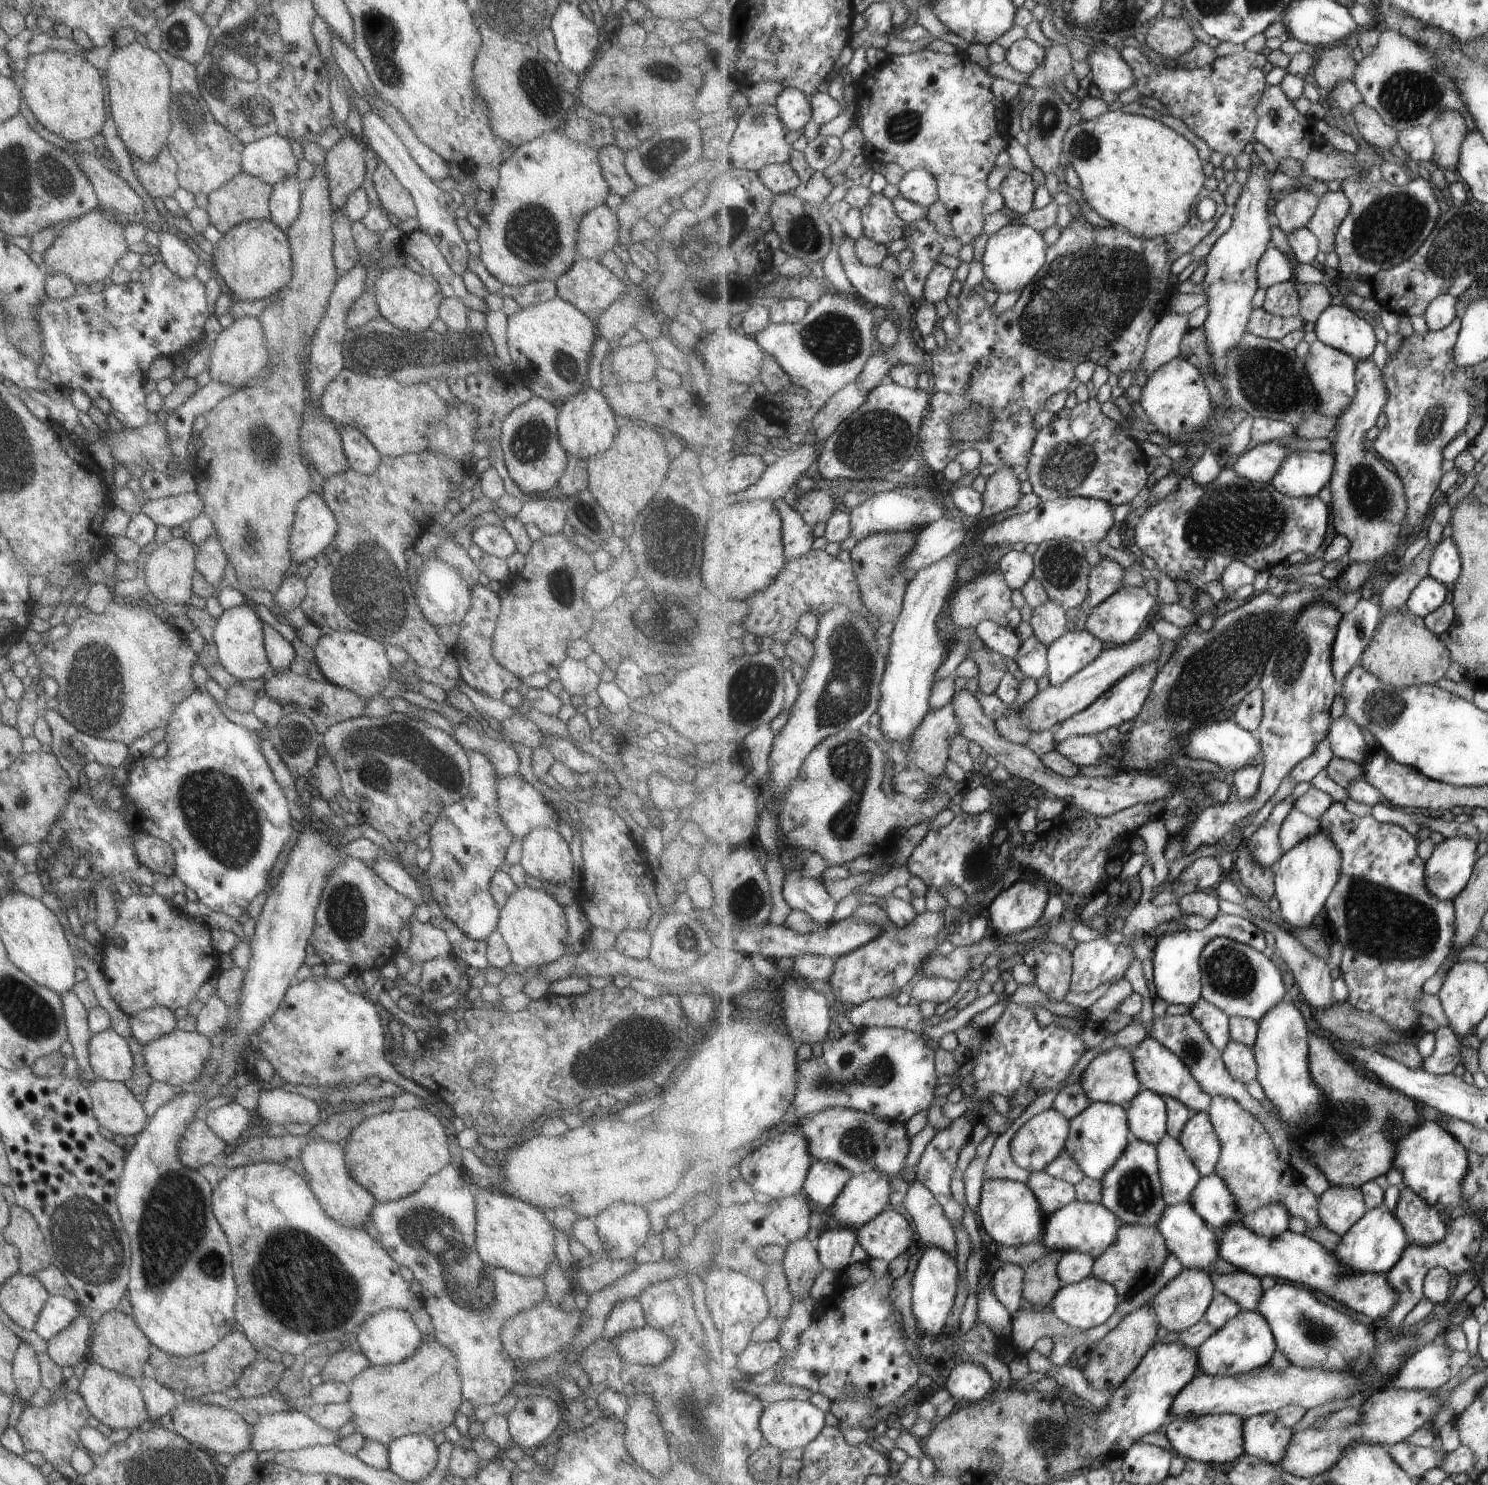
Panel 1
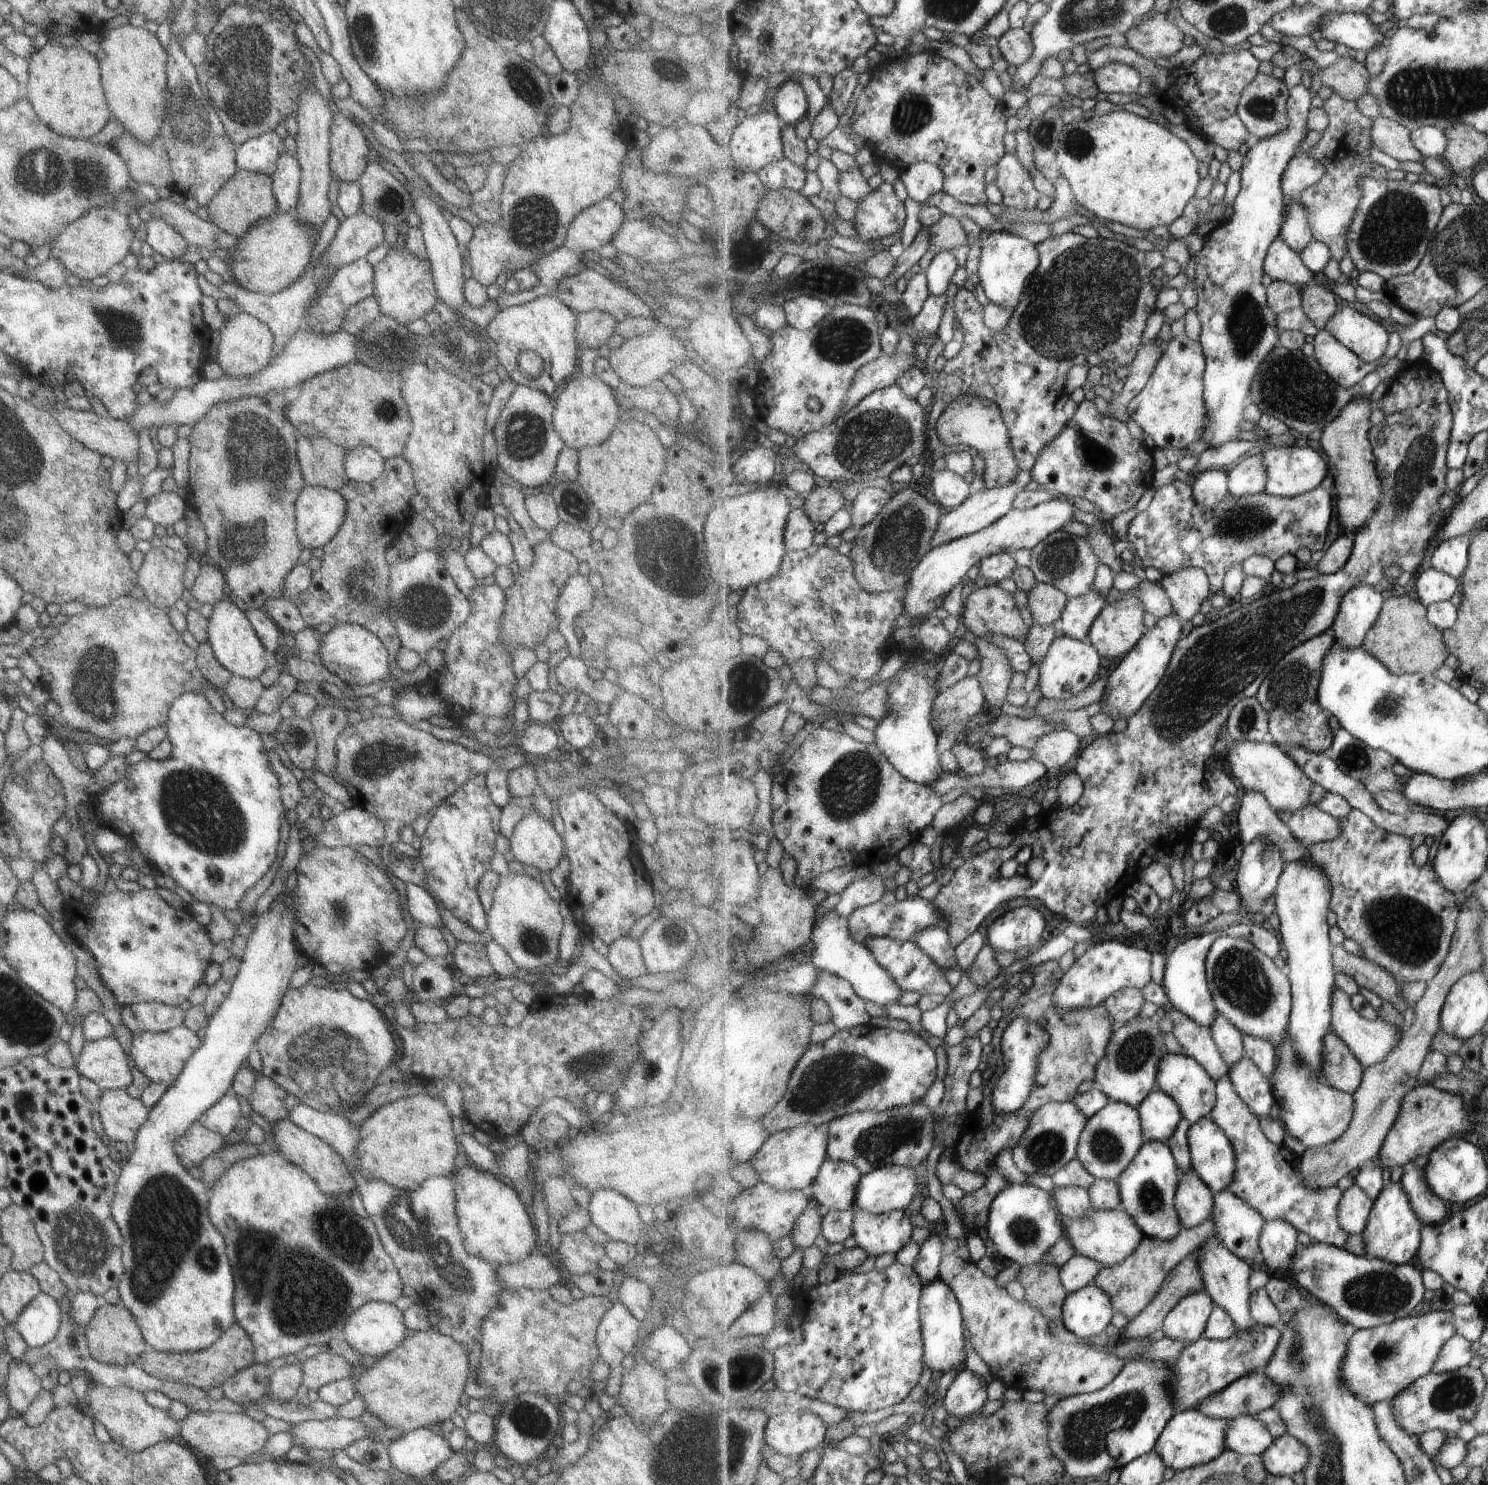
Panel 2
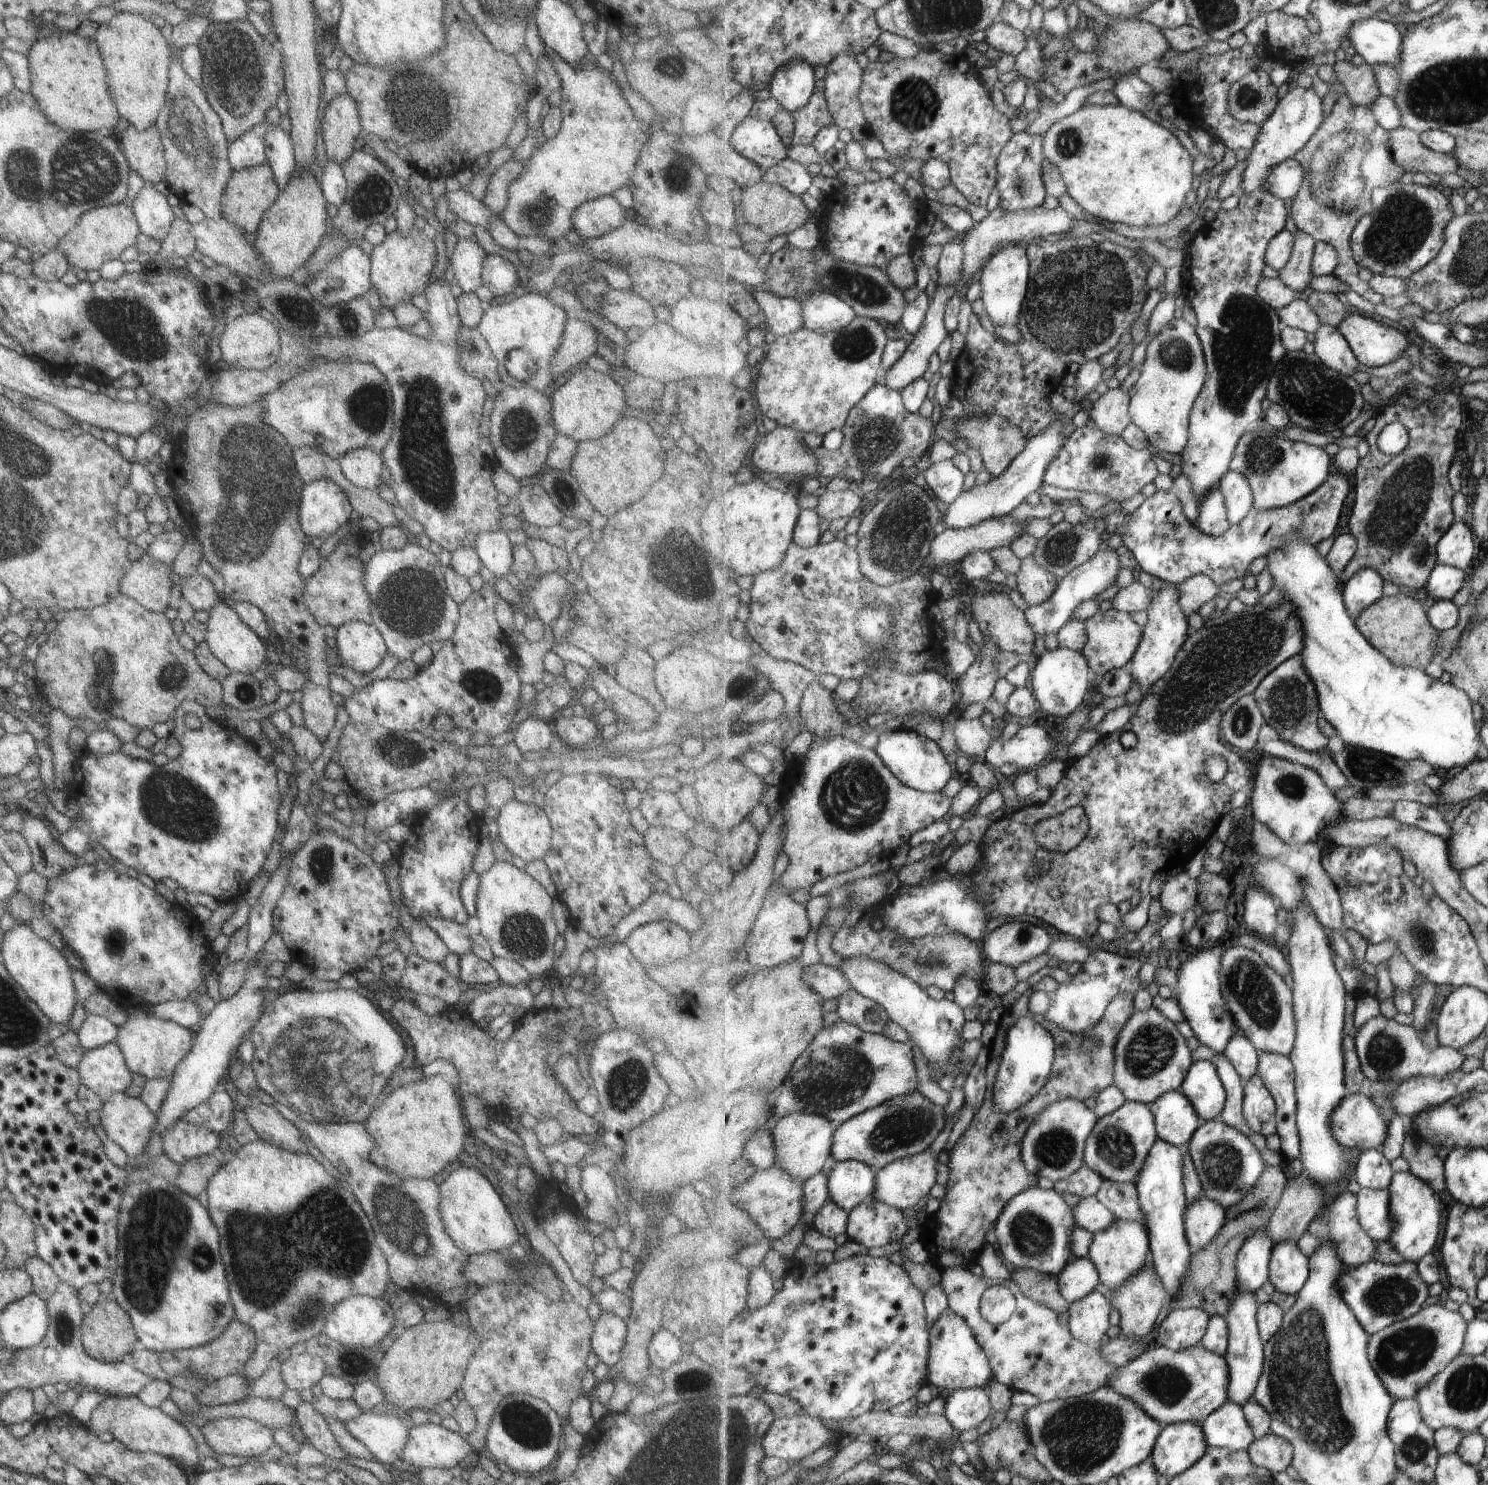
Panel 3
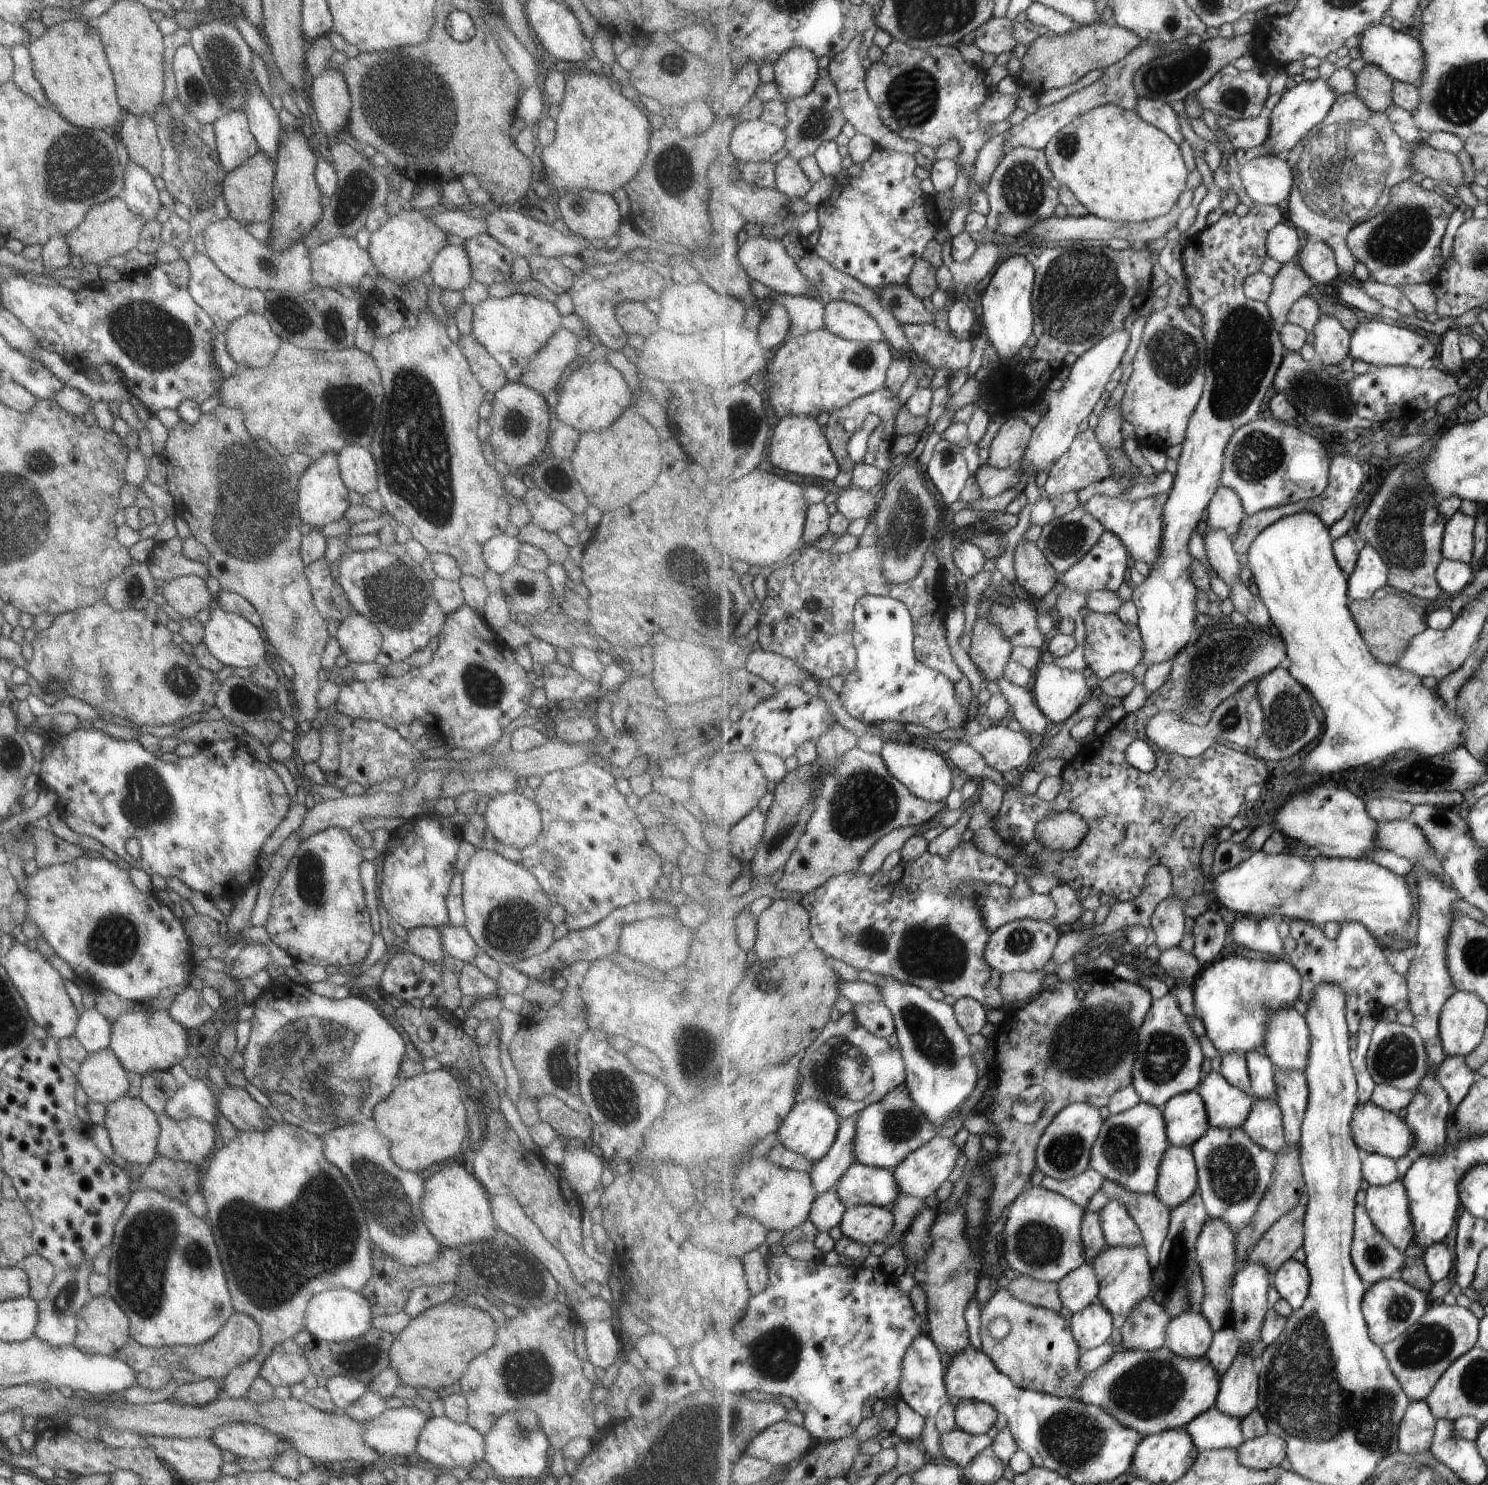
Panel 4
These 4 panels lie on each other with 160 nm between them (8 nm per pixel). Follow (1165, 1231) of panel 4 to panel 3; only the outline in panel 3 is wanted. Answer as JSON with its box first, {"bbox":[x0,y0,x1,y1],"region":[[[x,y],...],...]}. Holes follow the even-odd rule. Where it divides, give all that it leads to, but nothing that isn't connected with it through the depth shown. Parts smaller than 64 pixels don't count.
{"bbox":[1098,1179,1144,1224],"region":[[[1104,1179],[1104,1183],[1099,1188],[1098,1199],[1117,1219],[1140,1221],[1144,1224],[1144,1215],[1135,1183]]]}

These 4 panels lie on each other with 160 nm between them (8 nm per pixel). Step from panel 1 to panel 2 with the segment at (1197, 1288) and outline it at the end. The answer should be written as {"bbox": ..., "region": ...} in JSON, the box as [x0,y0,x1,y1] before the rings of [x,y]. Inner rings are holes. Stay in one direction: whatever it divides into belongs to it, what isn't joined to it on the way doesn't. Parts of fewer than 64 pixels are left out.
{"bbox":[1162,1289,1215,1343],"region":[[[1205,1289],[1189,1293],[1167,1315],[1162,1328],[1165,1336],[1194,1343],[1204,1335],[1215,1307],[1215,1301]]]}

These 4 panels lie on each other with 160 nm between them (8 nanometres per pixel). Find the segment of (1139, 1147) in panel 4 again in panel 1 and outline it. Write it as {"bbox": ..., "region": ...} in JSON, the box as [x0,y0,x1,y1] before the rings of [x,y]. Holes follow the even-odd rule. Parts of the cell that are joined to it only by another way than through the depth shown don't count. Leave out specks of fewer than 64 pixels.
{"bbox":[1066,1101,1133,1181],"region":[[[1099,1101],[1092,1102],[1079,1116],[1070,1120],[1069,1132],[1066,1149],[1088,1177],[1100,1181],[1113,1168],[1133,1139],[1126,1107]]]}

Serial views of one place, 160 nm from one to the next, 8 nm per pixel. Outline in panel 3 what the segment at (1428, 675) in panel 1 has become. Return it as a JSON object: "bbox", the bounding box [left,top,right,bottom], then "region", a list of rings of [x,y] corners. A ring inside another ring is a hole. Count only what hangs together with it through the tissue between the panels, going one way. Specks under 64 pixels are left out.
{"bbox":[1356,594,1439,670],"region":[[[1406,594],[1381,597],[1371,607],[1366,608],[1357,618],[1356,625],[1368,641],[1380,649],[1394,665],[1398,667],[1415,667],[1421,670],[1436,660],[1439,633],[1432,624],[1423,604]]]}

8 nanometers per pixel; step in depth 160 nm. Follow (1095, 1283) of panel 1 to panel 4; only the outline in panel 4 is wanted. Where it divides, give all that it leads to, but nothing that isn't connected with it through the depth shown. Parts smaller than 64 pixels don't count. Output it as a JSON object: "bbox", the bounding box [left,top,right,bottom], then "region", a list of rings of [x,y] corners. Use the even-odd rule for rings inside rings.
{"bbox":[1070,1302,1115,1352],"region":[[[1100,1302],[1075,1313],[1070,1324],[1073,1337],[1083,1352],[1107,1344],[1115,1330],[1111,1310]]]}

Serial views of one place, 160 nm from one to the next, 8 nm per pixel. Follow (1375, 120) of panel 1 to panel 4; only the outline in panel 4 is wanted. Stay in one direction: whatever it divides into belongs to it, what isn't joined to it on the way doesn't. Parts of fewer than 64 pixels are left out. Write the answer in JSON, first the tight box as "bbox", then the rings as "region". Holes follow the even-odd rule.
{"bbox":[1413,144,1465,188],"region":[[[1415,144],[1415,152],[1417,152],[1413,158],[1415,171],[1453,188],[1465,186],[1463,166],[1453,152],[1443,152],[1426,144]]]}

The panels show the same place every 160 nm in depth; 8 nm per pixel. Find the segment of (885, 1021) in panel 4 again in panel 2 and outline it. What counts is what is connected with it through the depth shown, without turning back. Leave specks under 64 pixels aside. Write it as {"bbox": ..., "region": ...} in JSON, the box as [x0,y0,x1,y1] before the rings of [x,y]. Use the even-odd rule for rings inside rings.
{"bbox":[811,969,869,1030],"region":[[[819,969],[818,981],[811,996],[821,998],[832,1012],[832,1022],[837,1030],[852,1029],[869,1023],[867,1002],[860,997],[845,978],[825,969]]]}

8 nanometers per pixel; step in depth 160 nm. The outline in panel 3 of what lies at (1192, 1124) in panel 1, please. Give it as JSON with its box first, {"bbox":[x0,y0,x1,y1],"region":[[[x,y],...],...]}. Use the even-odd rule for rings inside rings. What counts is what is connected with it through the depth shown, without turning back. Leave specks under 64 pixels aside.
{"bbox":[1187,1119,1268,1209],"region":[[[1213,1119],[1201,1125],[1187,1144],[1206,1196],[1220,1202],[1226,1209],[1237,1206],[1257,1186],[1268,1164],[1253,1141],[1239,1129]]]}

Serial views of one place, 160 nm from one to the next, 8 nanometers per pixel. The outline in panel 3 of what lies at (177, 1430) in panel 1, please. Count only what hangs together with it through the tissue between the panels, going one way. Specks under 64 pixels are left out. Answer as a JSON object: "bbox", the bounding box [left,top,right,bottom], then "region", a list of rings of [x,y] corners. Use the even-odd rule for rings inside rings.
{"bbox":[199,1417,273,1455],"region":[[[219,1417],[199,1427],[203,1442],[215,1454],[263,1455],[273,1444],[270,1428],[246,1418]]]}

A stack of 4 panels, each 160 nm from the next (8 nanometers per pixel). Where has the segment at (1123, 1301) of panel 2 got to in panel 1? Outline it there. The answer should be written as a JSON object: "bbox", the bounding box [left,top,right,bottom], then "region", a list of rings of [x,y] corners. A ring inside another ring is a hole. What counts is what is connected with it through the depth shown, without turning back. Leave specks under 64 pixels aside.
{"bbox":[1092,1224,1171,1300],"region":[[[1124,1224],[1119,1229],[1116,1243],[1108,1246],[1106,1251],[1095,1258],[1092,1275],[1099,1280],[1114,1284],[1122,1300],[1134,1296],[1144,1288],[1144,1281],[1147,1284],[1152,1282],[1169,1253],[1171,1252],[1165,1238],[1155,1227]]]}

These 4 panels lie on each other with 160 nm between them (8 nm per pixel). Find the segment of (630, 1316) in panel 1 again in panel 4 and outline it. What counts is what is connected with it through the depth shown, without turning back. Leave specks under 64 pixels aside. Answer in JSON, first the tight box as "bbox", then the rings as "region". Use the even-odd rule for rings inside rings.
{"bbox":[583,1321,622,1369],"region":[[[587,1321],[583,1326],[584,1352],[589,1358],[588,1361],[593,1367],[606,1369],[621,1353],[622,1336],[615,1335],[615,1330],[609,1321]]]}

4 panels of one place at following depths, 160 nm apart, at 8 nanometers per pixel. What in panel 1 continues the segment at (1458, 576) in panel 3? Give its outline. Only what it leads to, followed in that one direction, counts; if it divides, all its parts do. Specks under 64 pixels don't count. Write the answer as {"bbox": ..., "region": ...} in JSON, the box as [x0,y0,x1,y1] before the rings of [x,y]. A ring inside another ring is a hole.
{"bbox":[1407,575,1447,619],"region":[[[1427,575],[1418,582],[1418,587],[1413,590],[1407,601],[1408,611],[1424,619],[1443,606],[1447,600],[1447,586],[1433,577]]]}

